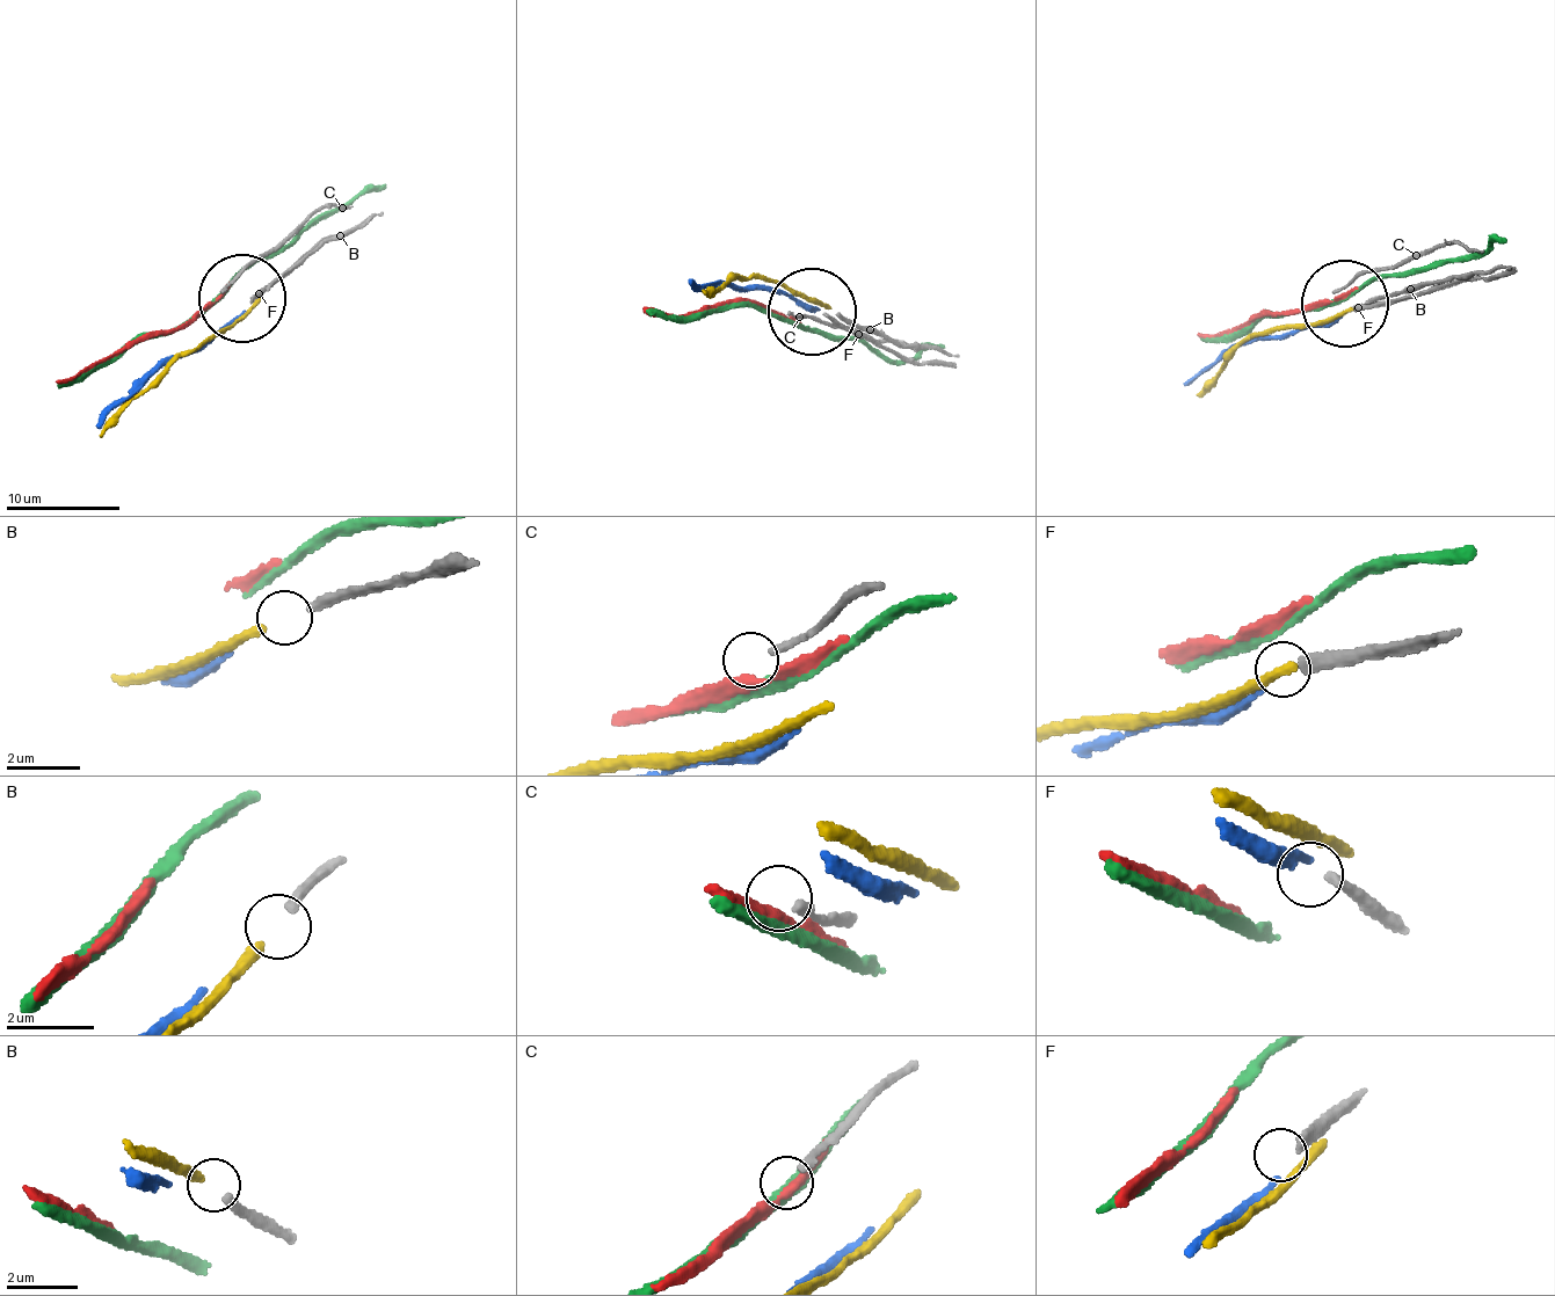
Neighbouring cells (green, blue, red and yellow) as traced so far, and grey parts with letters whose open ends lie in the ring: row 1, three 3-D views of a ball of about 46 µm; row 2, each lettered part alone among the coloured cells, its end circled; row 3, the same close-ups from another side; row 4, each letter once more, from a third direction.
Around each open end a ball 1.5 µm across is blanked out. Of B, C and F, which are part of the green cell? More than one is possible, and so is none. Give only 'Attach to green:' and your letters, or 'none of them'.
Attach to green: none of them

